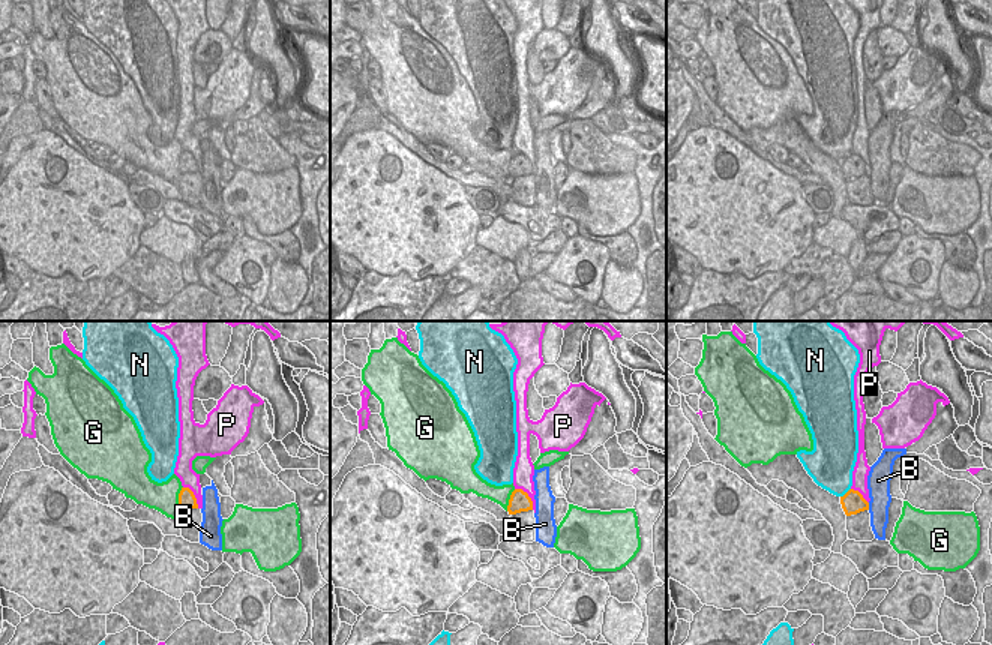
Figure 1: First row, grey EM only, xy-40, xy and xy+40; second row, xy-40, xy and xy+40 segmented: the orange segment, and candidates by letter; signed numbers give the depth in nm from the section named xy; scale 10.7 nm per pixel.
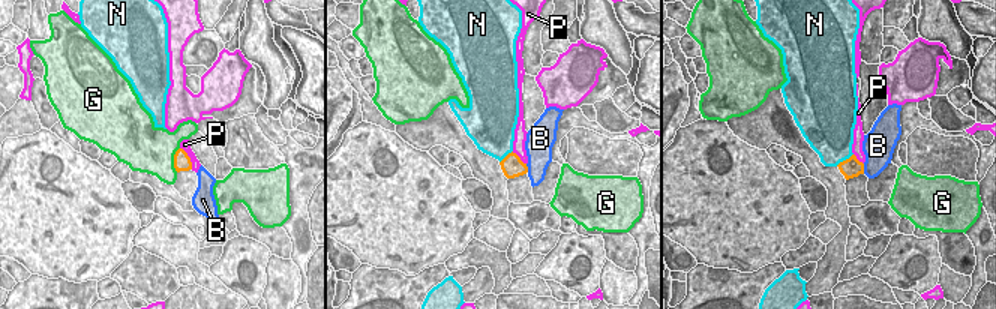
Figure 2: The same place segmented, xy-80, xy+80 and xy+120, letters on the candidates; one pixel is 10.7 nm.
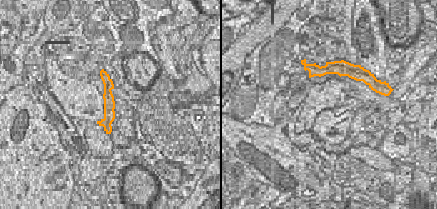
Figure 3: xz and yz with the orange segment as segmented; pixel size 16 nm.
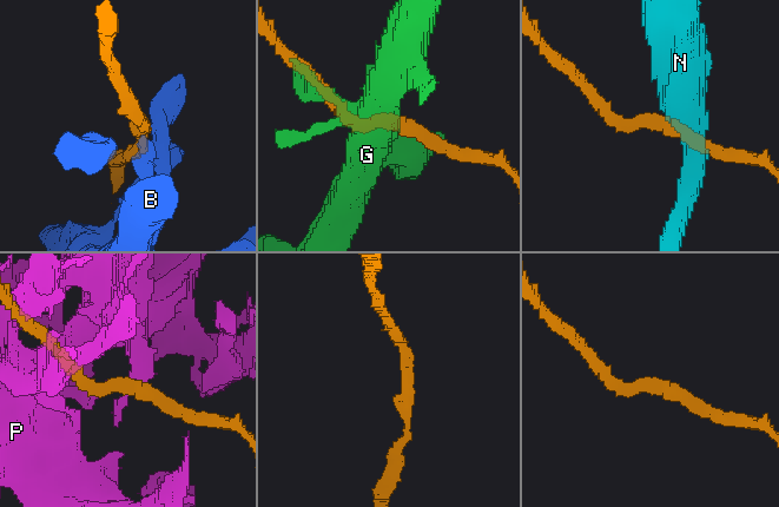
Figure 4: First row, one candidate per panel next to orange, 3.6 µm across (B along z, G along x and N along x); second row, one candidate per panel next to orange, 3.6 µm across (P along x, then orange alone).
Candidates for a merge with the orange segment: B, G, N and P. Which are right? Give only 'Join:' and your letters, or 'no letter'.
Join: G

